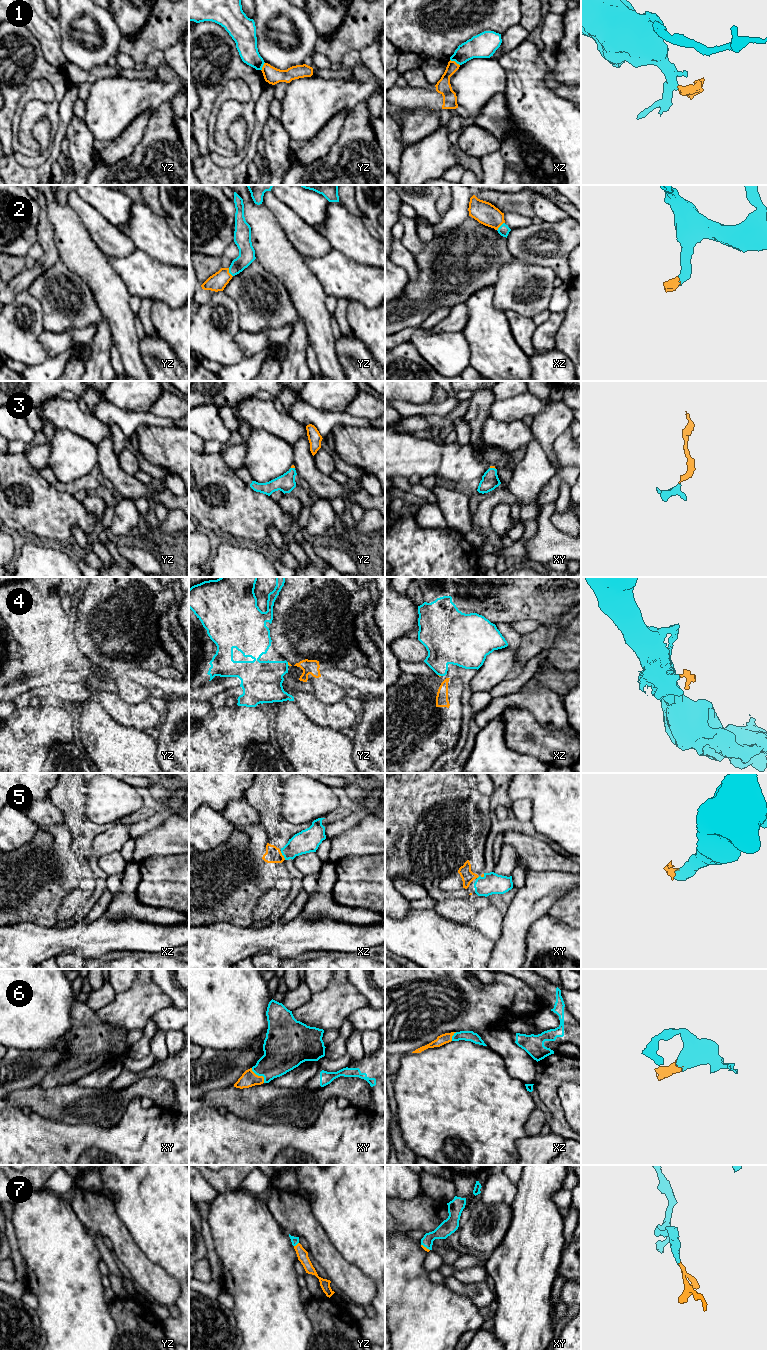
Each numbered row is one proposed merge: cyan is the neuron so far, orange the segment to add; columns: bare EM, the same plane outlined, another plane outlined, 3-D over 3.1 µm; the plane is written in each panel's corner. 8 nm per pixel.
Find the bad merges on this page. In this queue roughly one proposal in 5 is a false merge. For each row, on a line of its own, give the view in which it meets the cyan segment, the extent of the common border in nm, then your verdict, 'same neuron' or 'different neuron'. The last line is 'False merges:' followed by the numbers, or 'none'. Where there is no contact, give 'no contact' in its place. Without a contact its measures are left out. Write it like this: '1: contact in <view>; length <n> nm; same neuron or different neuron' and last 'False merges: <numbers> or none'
1: contact in xz; length 90 nm; different neuron
2: contact in xz; length 90 nm; same neuron
3: contact in xy; length 50 nm; same neuron
4: contact in yz; length 40 nm; different neuron
5: contact in xz; length 80 nm; same neuron
6: contact in xy; length 160 nm; same neuron
7: contact in yz; length 50 nm; same neuron
False merges: 1, 4

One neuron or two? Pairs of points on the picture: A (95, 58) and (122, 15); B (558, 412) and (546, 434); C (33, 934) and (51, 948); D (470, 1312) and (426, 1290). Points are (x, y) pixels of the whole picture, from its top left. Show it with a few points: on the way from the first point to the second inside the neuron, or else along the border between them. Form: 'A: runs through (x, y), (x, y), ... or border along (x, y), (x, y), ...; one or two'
A: border along (108, 10), (123, 34); two
B: runs through (556, 417), (546, 429); one
C: runs through (37, 938), (42, 943), (47, 944); one
D: runs through (459, 1312), (448, 1312), (437, 1301); one

